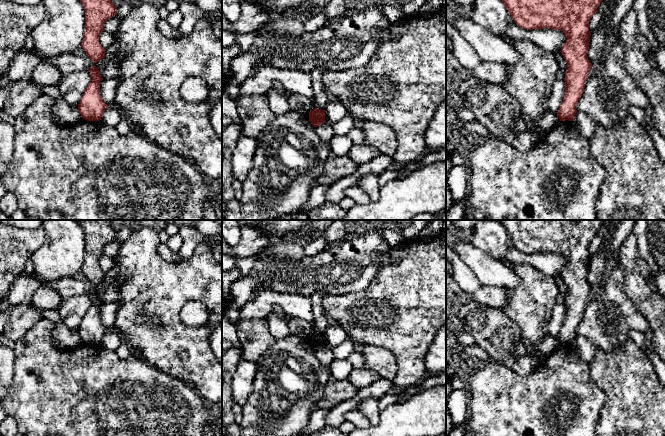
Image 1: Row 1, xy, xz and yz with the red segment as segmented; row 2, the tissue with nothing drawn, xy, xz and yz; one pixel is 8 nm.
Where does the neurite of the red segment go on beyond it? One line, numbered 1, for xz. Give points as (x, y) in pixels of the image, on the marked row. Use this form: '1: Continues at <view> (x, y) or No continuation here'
1: No continuation here

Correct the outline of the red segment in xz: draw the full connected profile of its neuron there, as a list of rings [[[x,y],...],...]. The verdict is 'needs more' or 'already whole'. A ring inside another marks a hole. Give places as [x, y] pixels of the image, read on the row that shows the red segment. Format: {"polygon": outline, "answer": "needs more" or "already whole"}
{"polygon": [[[314,108],[309,112],[309,121],[314,127],[318,127],[326,123],[325,110]]], "answer": "already whole"}

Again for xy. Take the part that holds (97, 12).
{"polygon": [[[80,0],[85,10],[85,33],[81,47],[86,55],[97,63],[105,57],[105,49],[99,42],[104,23],[116,15],[117,7],[111,0]]], "answer": "already whole"}

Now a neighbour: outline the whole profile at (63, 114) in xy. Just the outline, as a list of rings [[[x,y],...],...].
[[[62,98],[54,102],[52,118],[56,124],[61,126],[75,125],[83,119],[78,107],[70,106]]]

